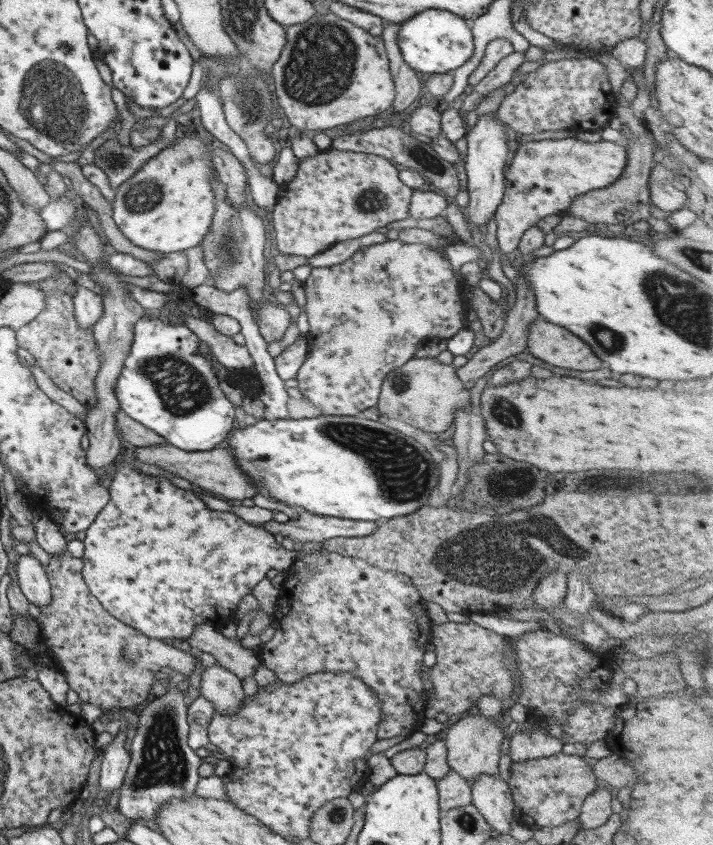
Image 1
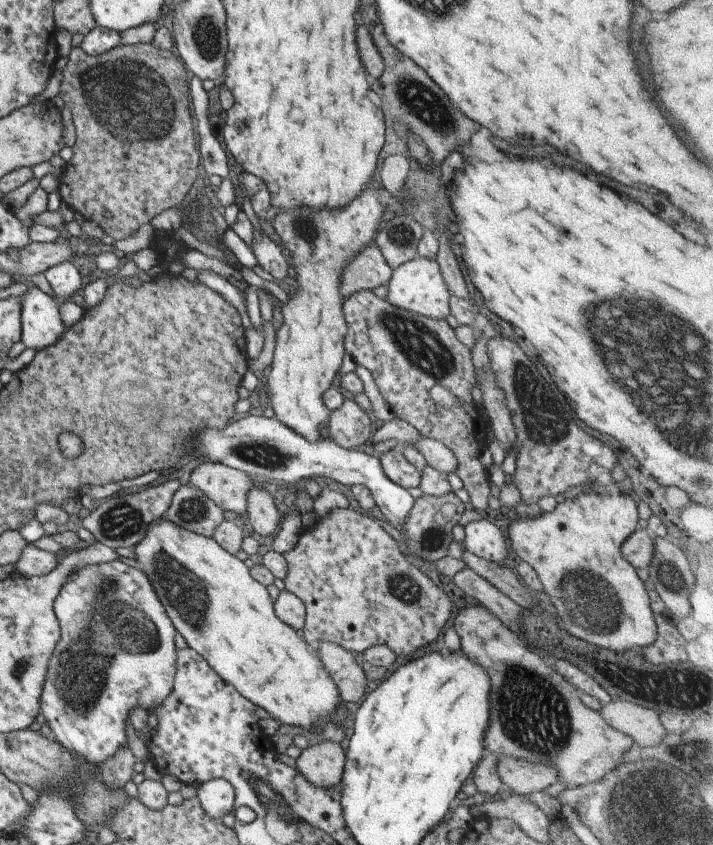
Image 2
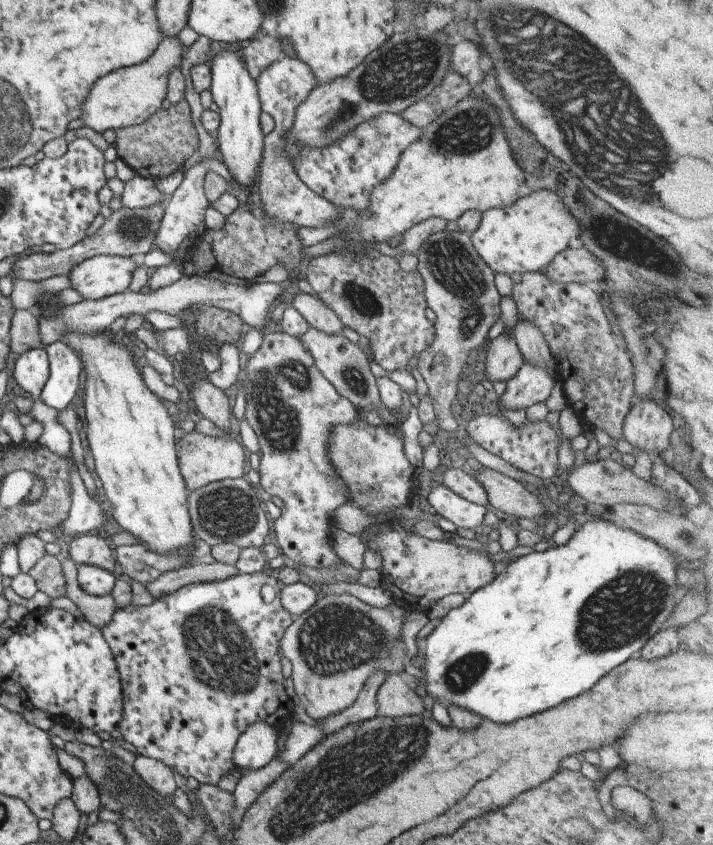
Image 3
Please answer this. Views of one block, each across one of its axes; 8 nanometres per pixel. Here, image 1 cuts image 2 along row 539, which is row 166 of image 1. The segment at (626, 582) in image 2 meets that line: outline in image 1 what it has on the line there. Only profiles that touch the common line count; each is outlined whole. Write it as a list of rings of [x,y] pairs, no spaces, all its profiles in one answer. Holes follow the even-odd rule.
[[[567,137],[521,144],[504,173],[506,190],[495,212],[501,253],[506,255],[516,250],[528,228],[546,216],[561,215],[578,195],[616,183],[626,168],[627,160],[625,146],[603,139],[591,143]]]

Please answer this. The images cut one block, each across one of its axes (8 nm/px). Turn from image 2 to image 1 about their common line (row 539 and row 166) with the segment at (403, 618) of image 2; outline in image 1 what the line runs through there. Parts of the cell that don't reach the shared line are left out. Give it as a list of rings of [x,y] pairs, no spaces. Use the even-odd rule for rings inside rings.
[[[321,149],[312,158],[298,158],[296,176],[292,182],[281,186],[277,203],[273,208],[274,240],[282,255],[295,255],[311,258],[324,253],[337,242],[366,236],[370,232],[385,231],[388,224],[406,220],[414,190],[407,187],[399,178],[398,170],[390,160],[380,155],[347,150]]]

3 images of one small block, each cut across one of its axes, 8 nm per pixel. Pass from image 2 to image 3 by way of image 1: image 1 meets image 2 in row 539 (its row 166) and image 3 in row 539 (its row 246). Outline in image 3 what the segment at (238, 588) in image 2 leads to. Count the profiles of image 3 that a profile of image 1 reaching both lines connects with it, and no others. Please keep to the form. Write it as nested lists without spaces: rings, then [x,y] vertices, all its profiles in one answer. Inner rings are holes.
[[[68,331],[67,333],[64,333],[59,340],[61,343],[64,343],[67,345],[74,353],[76,353],[81,360],[81,367],[83,370],[83,384],[84,384],[84,399],[83,399],[83,404],[84,404],[84,416],[86,419],[86,440],[88,440],[88,446],[89,449],[91,450],[95,462],[95,472],[97,478],[100,478],[100,482],[102,482],[102,486],[104,487],[104,495],[106,495],[106,498],[108,498],[109,502],[112,503],[113,509],[111,510],[113,518],[116,520],[116,522],[124,528],[124,530],[131,532],[134,534],[134,536],[137,536],[141,540],[142,545],[146,545],[149,549],[155,550],[158,552],[158,554],[165,555],[168,554],[169,552],[172,552],[173,550],[179,549],[179,548],[187,548],[191,552],[191,562],[192,562],[192,556],[197,554],[197,551],[202,547],[202,545],[197,545],[196,543],[192,543],[193,538],[196,538],[196,536],[193,534],[193,528],[191,525],[191,520],[190,520],[190,515],[189,515],[189,510],[188,510],[188,497],[189,497],[189,490],[186,488],[184,479],[182,478],[180,469],[179,469],[179,462],[177,459],[177,454],[176,454],[176,447],[175,447],[175,442],[178,439],[178,434],[179,430],[178,427],[176,426],[176,421],[174,420],[174,417],[169,413],[169,410],[167,408],[167,404],[165,403],[164,400],[162,400],[160,397],[158,397],[154,392],[150,391],[150,388],[144,383],[144,379],[142,377],[142,372],[138,371],[138,368],[136,367],[136,362],[134,361],[134,353],[132,350],[130,350],[129,347],[124,345],[124,343],[117,342],[116,339],[112,338],[106,331],[100,331],[97,333],[77,333],[76,331]]]

